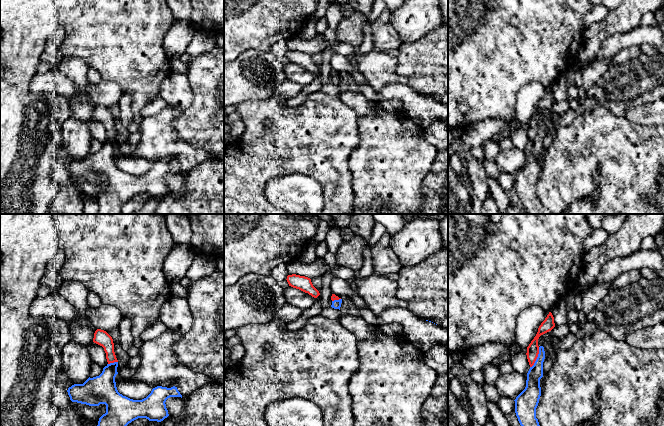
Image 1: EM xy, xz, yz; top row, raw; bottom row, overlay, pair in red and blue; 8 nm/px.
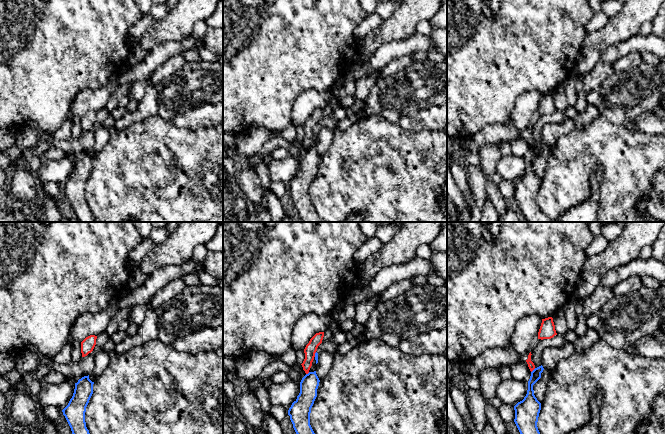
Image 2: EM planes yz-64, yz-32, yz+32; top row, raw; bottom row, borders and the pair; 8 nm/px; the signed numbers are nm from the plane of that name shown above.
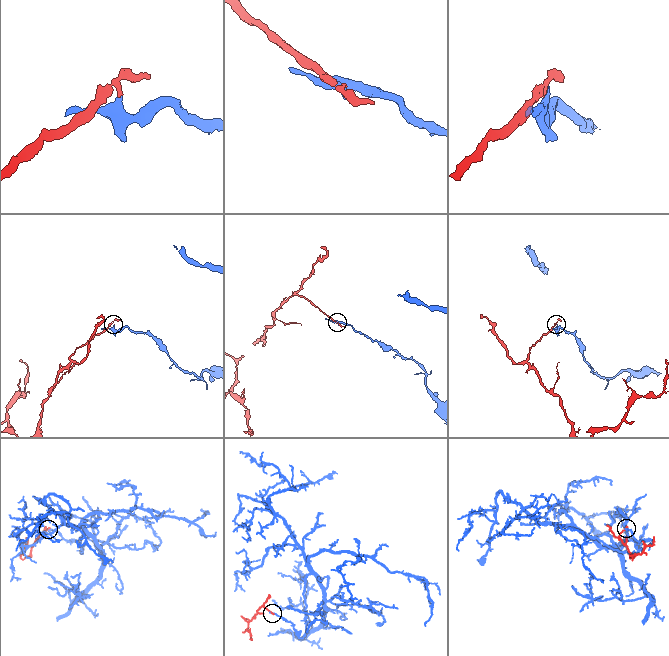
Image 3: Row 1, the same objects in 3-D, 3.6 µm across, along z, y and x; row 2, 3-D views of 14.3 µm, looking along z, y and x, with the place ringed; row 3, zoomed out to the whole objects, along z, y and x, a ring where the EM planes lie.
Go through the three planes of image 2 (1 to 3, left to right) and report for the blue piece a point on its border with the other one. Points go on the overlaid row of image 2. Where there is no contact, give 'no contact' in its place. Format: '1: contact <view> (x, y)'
1: no contact
2: contact yz-32 (307, 373)
3: contact yz+32 (533, 369)

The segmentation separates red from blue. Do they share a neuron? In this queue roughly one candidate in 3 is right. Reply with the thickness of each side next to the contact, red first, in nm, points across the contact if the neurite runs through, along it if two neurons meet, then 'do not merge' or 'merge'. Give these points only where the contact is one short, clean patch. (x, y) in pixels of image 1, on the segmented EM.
100 nm thick on the red side, 120 nm on the other; border along yz (539, 347), (537, 358), (530, 367); do not merge

